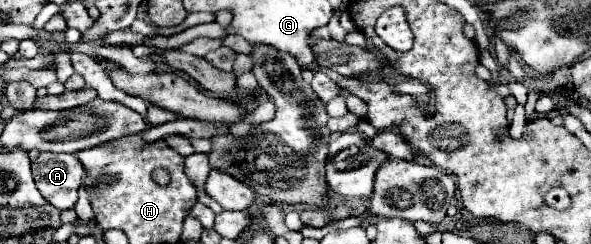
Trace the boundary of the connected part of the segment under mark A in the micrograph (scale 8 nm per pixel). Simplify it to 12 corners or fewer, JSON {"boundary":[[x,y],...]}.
{"boundary":[[39,153],[31,165],[41,195],[73,209],[83,179],[77,155]]}

